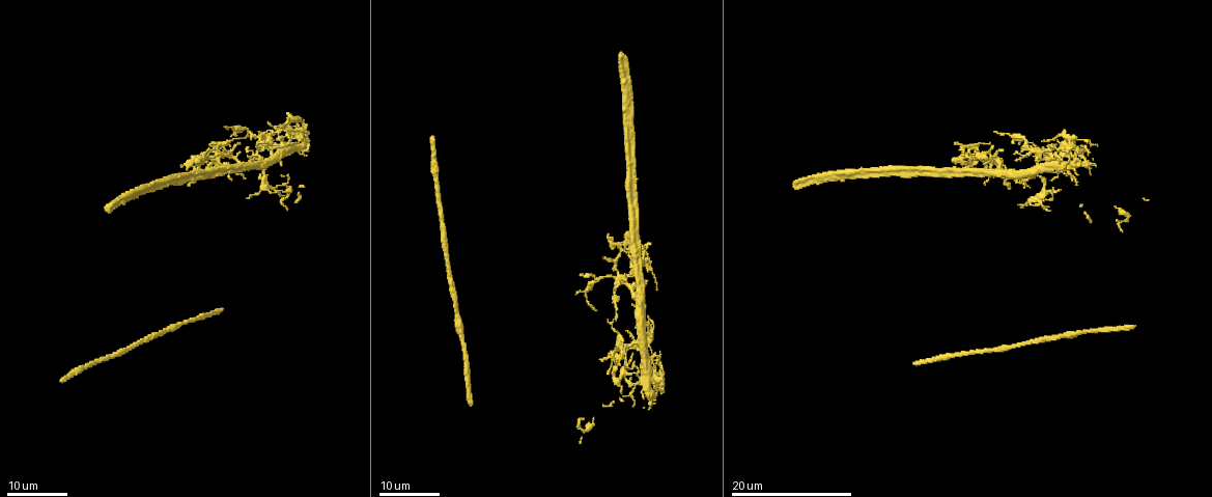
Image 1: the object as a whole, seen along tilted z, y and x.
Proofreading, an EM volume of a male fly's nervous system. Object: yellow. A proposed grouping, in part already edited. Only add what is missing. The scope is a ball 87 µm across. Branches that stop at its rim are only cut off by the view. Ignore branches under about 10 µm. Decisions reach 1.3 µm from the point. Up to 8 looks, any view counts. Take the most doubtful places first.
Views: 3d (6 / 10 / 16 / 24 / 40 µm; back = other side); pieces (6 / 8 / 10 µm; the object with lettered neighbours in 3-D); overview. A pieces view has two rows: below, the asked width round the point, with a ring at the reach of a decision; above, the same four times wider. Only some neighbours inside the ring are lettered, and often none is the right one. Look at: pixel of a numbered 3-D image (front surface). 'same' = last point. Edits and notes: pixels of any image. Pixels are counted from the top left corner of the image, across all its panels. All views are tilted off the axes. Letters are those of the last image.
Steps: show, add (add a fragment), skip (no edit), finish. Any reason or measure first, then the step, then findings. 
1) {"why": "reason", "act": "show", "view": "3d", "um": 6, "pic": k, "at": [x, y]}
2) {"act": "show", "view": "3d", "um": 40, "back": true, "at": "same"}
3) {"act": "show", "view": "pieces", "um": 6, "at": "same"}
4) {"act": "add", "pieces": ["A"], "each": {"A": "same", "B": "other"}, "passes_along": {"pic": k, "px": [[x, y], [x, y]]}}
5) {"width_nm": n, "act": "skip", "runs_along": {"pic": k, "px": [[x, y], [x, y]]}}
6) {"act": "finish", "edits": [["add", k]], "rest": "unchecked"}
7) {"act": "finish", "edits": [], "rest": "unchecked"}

{"why": "thin end", "act": "show", "view": "3d", "um": 16, "pic": 1, "at": [605, 260]}

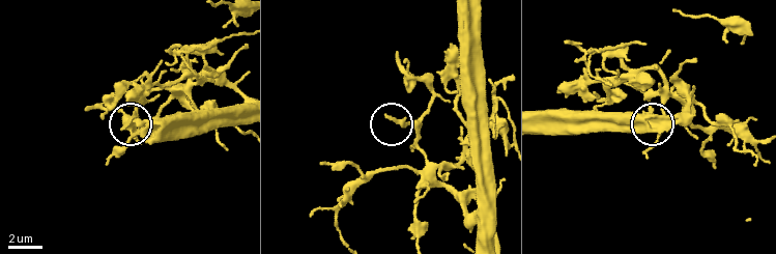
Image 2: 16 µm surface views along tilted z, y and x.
{"why": "what lies round it", "act": "show", "view": "pieces", "um": 8, "pic": 2, "at": [386, 118]}

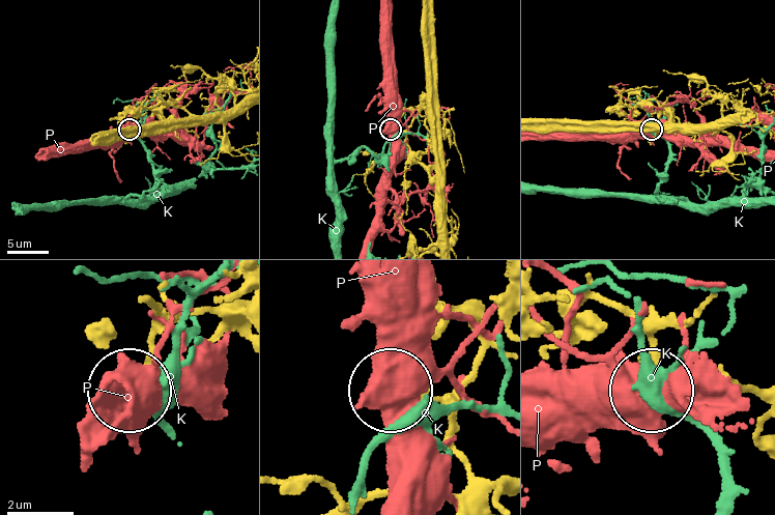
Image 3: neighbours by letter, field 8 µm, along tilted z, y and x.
{"width_nm": 170, "act": "skip", "each": {"K": "other", "P": "other"}, "found": "none of them fits"}

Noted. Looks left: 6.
{"why": "branch stops here", "act": "show", "view": "3d", "um": 24, "pic": 1, "at": [601, 362]}

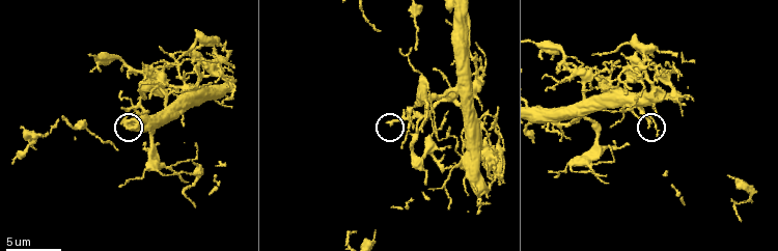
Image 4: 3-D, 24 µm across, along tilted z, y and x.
{"why": "see the neighbours", "act": "show", "view": "pieces", "um": 10, "pic": 4, "at": [391, 123]}

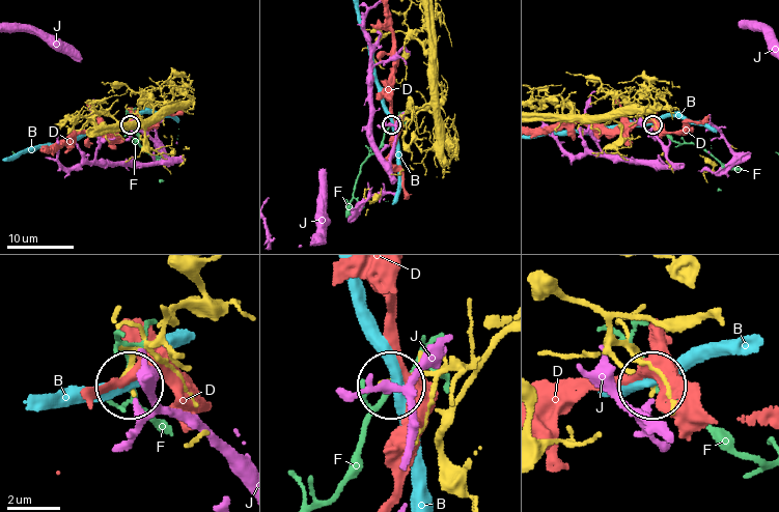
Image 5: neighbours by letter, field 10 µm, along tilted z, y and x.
{"act": "skip", "each": {"B": "other", "D": "other", "F": "other", "J": "other"}, "found": "no lettered fragment goes on from it"}

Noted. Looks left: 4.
{"act": "show", "view": "3d", "um": 24, "pic": 1, "at": [214, 143]}

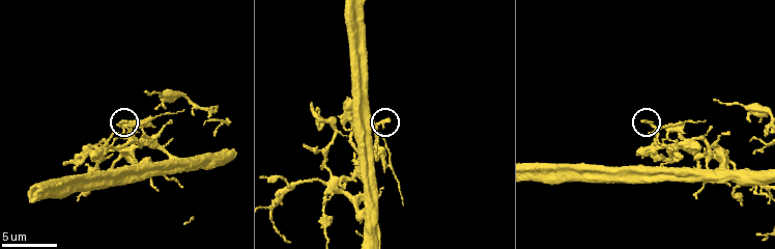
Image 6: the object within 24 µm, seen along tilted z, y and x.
{"act": "show", "view": "pieces", "um": 10, "pic": 6, "at": [643, 119]}

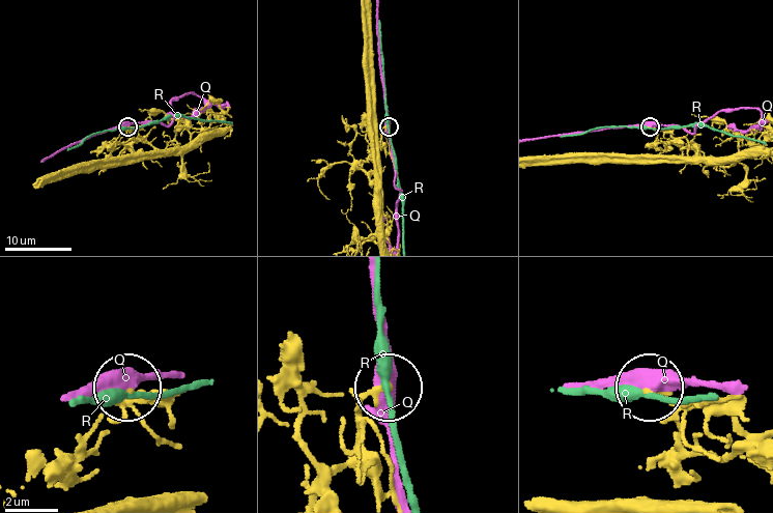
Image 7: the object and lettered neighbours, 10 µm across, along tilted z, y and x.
{"act": "skip", "each": {"Q": "other", "R": "other"}, "found": "none of them fits"}

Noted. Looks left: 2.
{"why": "free end", "act": "show", "view": "3d", "um": 6, "pic": 6, "at": [636, 154]}

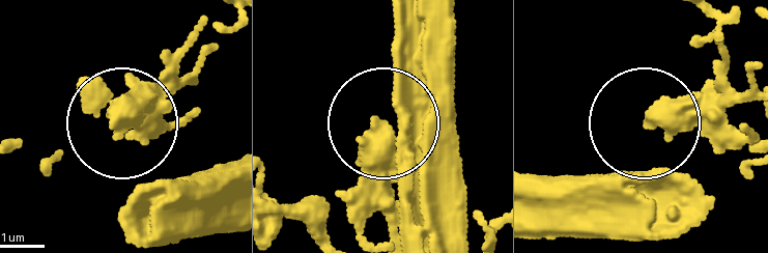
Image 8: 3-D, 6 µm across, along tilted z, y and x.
{"why": "what lies round it", "act": "show", "view": "pieces", "um": 8, "pic": 8, "at": [376, 127]}

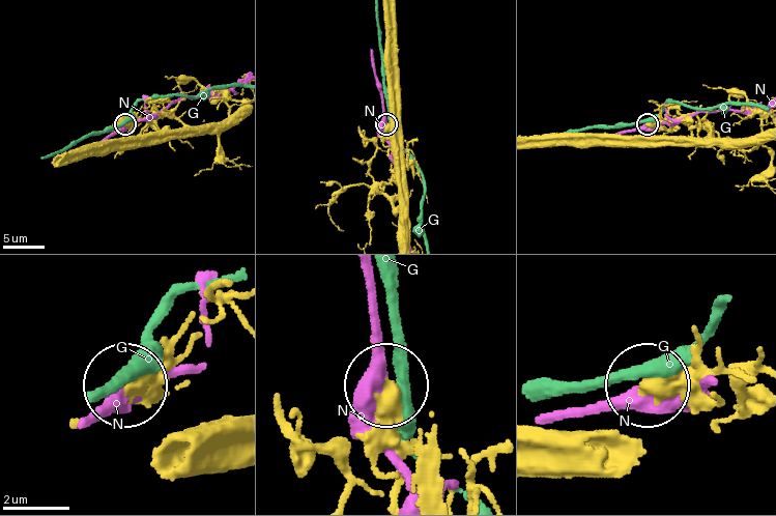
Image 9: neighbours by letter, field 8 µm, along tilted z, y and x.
{"act": "skip", "each": {"G": "other", "N": "other"}, "runs_along": {"pic": 9, "px": [[738, 377], [683, 366], [651, 386]]}, "found": "no lettered fragment goes on from it"}

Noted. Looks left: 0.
{"act": "finish", "edits": [], "rest": "unchecked"}

